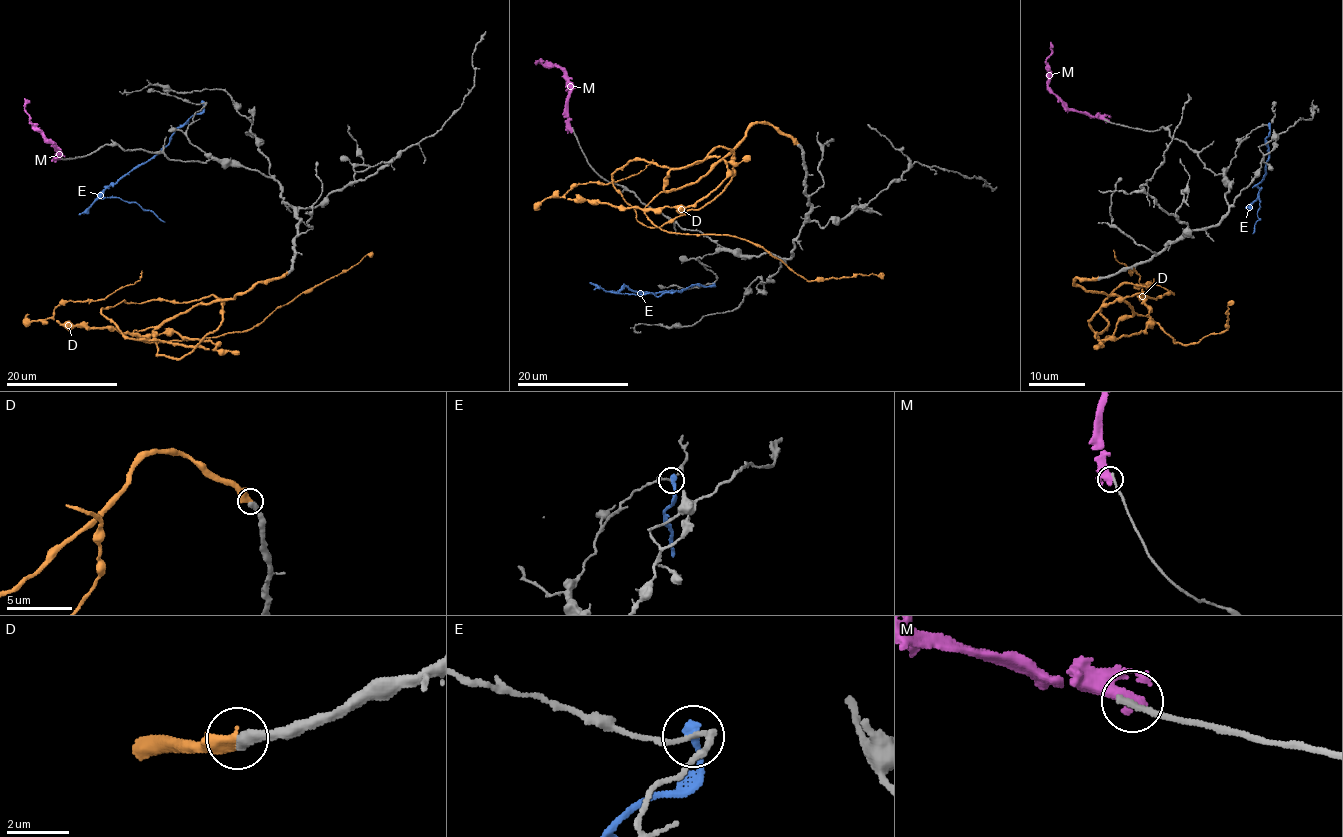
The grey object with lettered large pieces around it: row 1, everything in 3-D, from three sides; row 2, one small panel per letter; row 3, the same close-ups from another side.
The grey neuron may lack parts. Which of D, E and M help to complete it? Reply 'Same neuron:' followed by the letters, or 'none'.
Same neuron: D

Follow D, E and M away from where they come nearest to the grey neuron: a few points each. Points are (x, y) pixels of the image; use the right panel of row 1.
D: (1098, 278), (1079, 277), (1074, 284), (1116, 294), (1184, 346), (1227, 328), (1227, 305), (1234, 301)
E: (1268, 126), (1266, 171), (1255, 185), (1259, 193), (1256, 215), (1259, 219), (1252, 233)
M: (1107, 121), (1072, 110), (1048, 85), (1046, 58), (1052, 52), (1051, 42)

